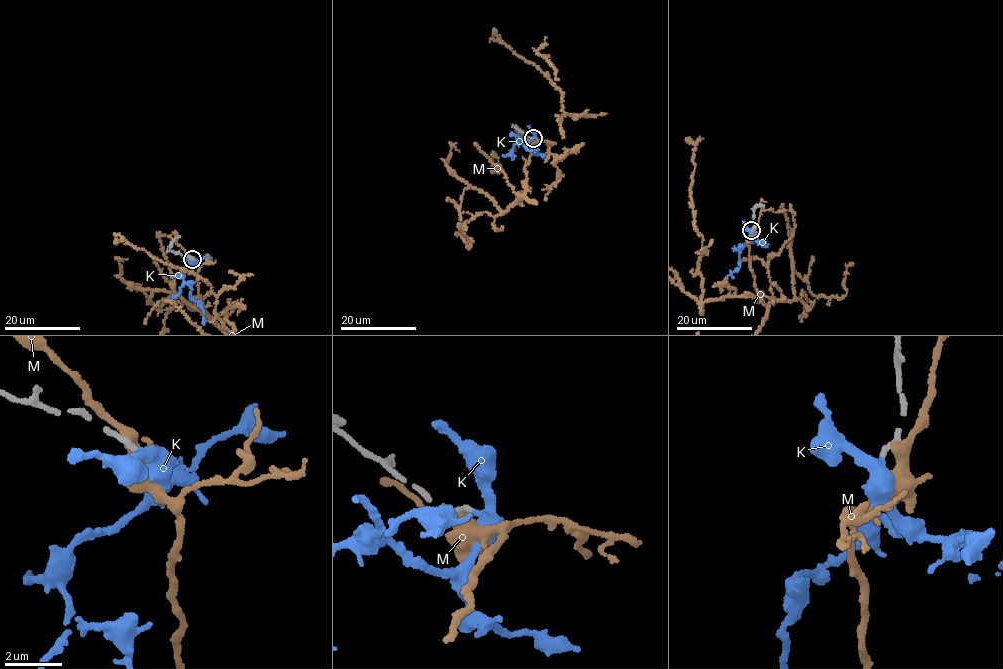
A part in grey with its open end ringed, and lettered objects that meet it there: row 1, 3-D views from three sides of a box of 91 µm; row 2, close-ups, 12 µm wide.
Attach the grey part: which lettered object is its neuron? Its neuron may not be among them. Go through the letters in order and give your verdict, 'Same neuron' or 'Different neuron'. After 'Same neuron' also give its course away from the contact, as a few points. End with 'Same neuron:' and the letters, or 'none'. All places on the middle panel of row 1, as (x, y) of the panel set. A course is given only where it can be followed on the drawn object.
K: Same neuron. Its course: (533, 138), (531, 145), (520, 141), (525, 139), (528, 141), (524, 145), (530, 150), (536, 147)
M: Different neuron
Same neuron: K

